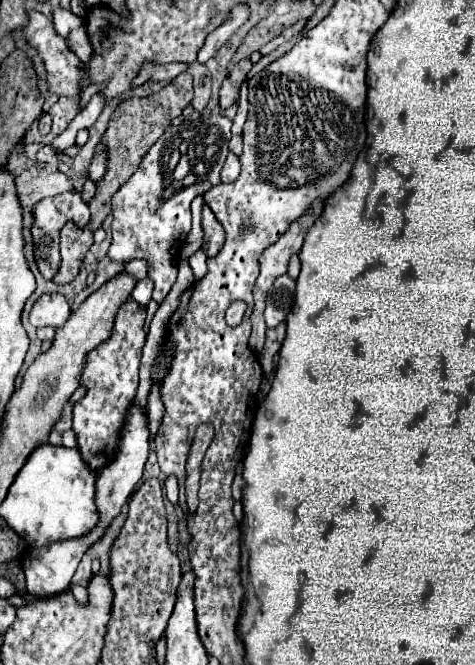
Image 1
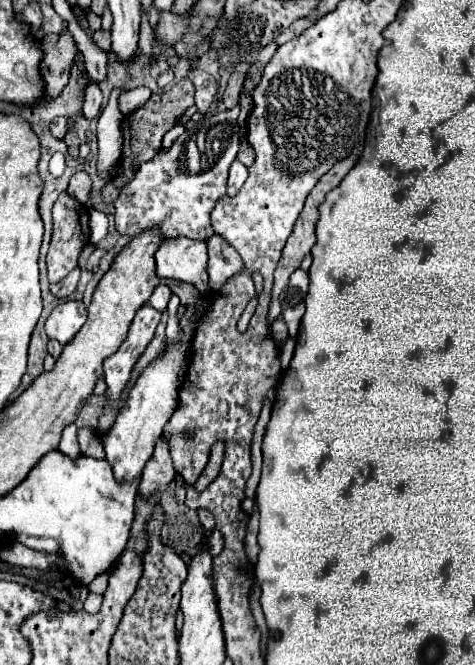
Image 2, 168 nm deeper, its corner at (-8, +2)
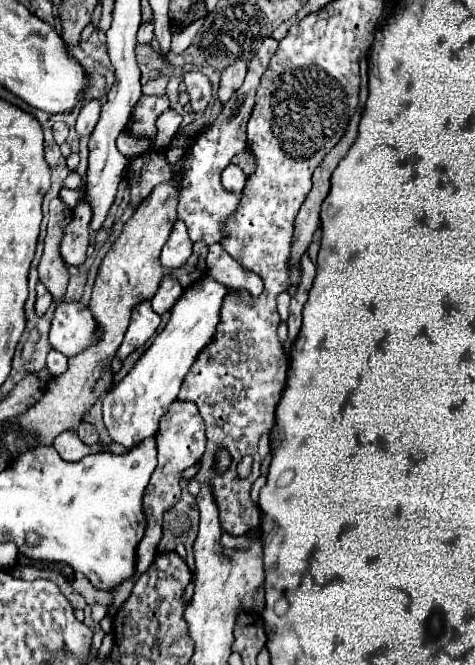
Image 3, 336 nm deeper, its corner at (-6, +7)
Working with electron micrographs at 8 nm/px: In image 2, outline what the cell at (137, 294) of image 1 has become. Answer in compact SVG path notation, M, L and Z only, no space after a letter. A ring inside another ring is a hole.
M157 285L153 295L149 297L149 305L157 311L165 311L167 303L169 303L169 297L171 297L171 289L167 285Z

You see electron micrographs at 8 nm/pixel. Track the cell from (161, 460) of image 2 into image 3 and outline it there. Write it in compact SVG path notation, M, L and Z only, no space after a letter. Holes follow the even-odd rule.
M175 400L163 414L155 438L157 438L157 448L159 448L159 466L155 468L151 482L143 496L143 510L147 516L147 532L137 546L137 572L131 580L123 582L115 592L111 592L115 602L109 610L109 616L113 616L119 610L119 606L129 598L137 576L141 576L153 564L153 560L157 556L157 544L161 542L161 536L163 536L163 514L167 510L171 510L179 502L179 496L181 496L181 472L185 468L197 464L205 452L205 422L203 422L201 414L197 412L197 406L193 402Z

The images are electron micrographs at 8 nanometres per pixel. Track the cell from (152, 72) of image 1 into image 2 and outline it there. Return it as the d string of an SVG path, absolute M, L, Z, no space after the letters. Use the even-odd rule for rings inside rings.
M147 15L141 17L141 31L139 31L139 55L145 55L151 59L153 55L153 29L149 25Z

